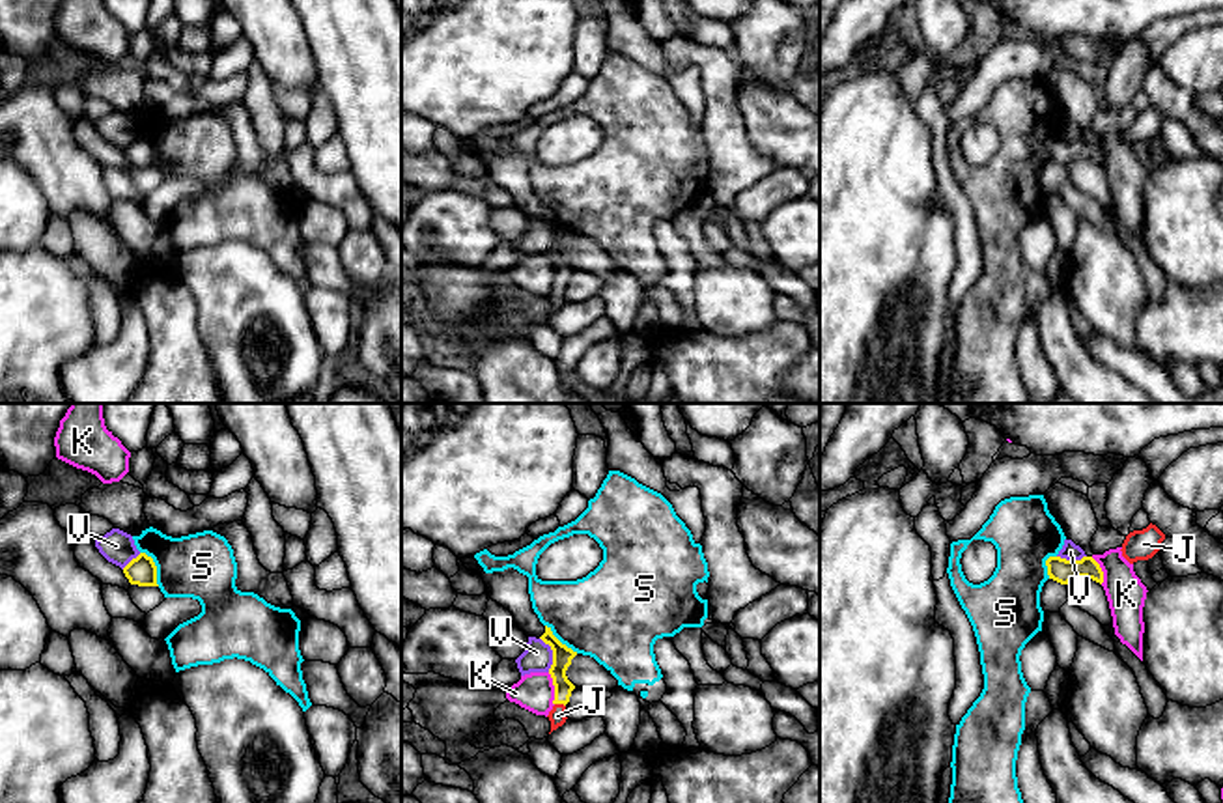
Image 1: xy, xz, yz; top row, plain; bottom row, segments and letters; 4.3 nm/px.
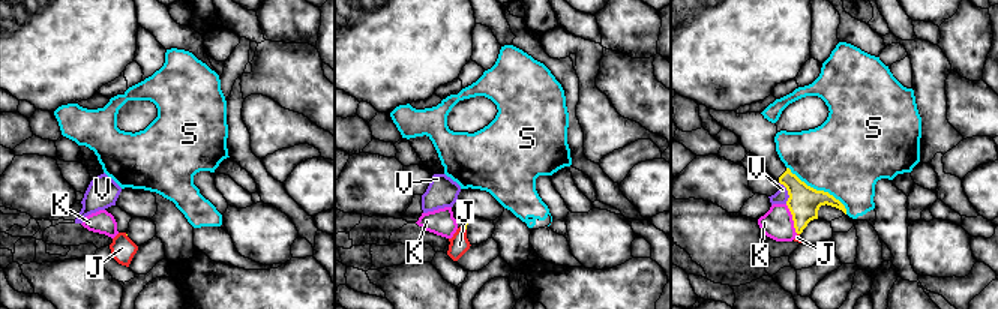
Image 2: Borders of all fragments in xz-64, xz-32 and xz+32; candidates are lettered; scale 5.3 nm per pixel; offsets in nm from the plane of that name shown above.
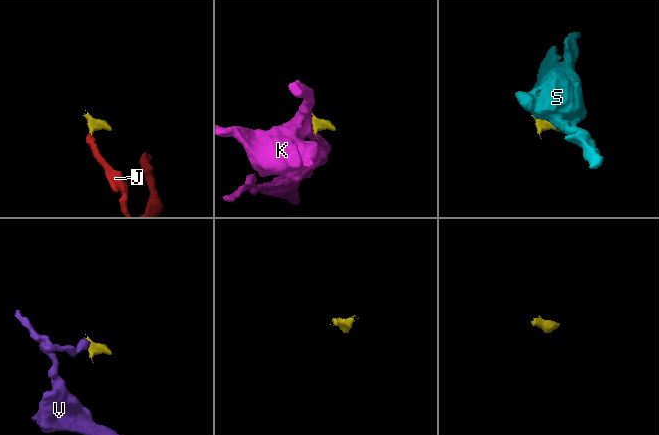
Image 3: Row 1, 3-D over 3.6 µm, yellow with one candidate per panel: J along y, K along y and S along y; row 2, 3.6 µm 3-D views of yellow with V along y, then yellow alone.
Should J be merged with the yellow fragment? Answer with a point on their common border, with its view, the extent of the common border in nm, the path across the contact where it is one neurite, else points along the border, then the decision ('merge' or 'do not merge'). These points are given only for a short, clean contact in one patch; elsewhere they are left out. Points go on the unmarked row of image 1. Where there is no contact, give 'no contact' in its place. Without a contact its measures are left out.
meets yellow in xz at (561, 284); contact 50 nm long; runs through xz (562, 238), (561, 284), (557, 297); merge

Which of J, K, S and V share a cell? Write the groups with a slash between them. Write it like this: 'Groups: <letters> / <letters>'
Groups: J / K / S / V

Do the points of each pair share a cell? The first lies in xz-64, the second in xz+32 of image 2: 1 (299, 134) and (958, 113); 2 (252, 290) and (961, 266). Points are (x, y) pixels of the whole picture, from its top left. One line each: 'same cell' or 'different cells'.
1: different cells
2: different cells

